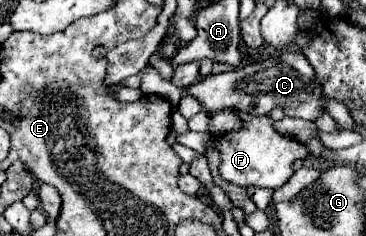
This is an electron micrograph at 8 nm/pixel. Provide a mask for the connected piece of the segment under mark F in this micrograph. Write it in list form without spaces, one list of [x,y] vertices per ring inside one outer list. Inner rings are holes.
[[[236,112],[244,126],[238,132],[228,132],[214,140],[214,148],[220,152],[220,176],[236,186],[258,186],[258,188],[270,188],[276,190],[282,184],[290,180],[294,174],[294,160],[306,158],[310,152],[308,148],[292,138],[282,136],[272,126],[272,120],[268,116],[252,116],[246,112]]]

